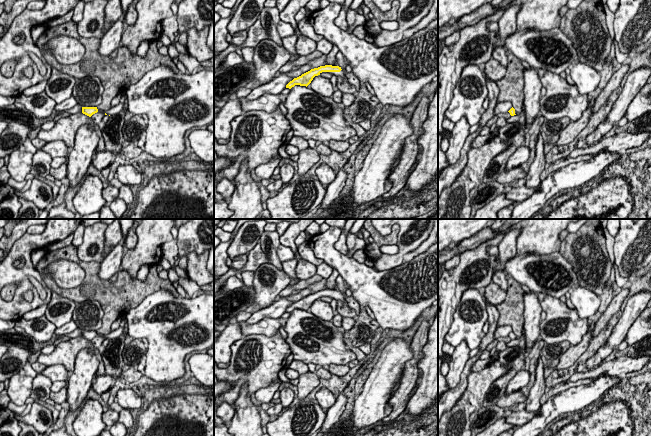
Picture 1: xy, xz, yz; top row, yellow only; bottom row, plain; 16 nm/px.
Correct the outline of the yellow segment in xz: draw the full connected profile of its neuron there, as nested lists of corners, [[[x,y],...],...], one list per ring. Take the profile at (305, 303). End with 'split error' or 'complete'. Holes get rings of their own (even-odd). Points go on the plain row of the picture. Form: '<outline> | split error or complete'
[[[325,289],[325,290],[320,290],[318,292],[311,293],[310,295],[302,298],[301,300],[294,302],[292,305],[290,305],[287,309],[286,312],[291,313],[295,309],[300,309],[300,310],[308,310],[313,302],[315,300],[320,299],[322,296],[330,296],[333,299],[336,299],[337,301],[343,301],[346,302],[345,295],[341,293],[339,290],[332,290],[332,289]]] | split error

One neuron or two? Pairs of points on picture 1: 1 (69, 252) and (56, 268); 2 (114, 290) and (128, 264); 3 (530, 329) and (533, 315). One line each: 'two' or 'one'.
1: two
2: two
3: one

